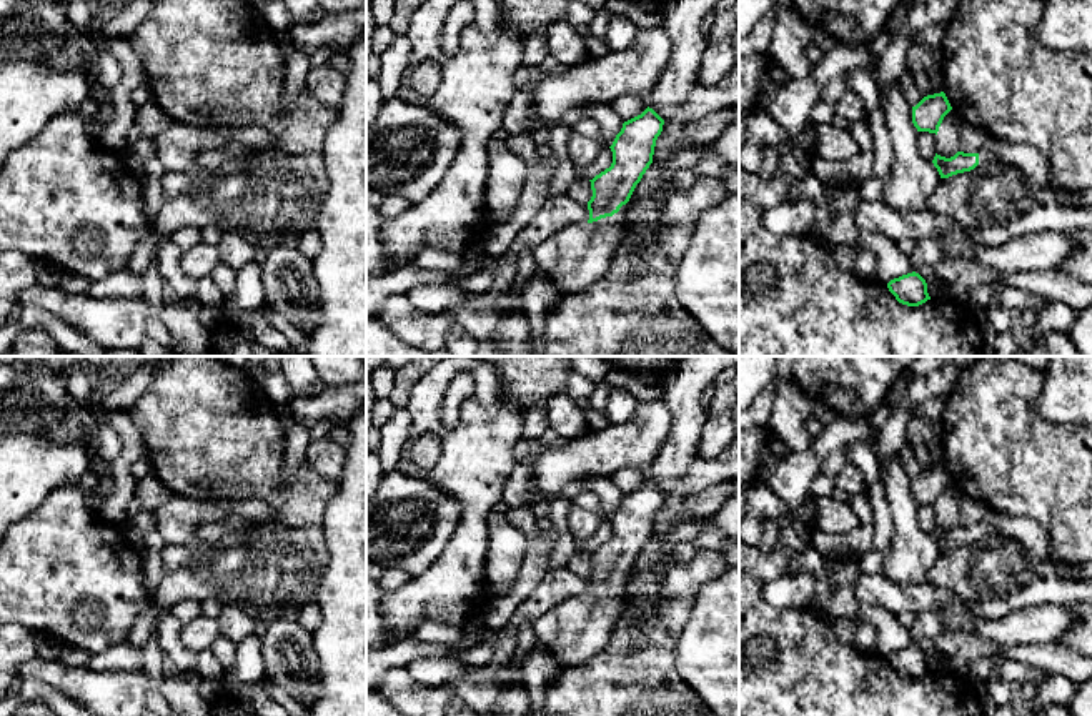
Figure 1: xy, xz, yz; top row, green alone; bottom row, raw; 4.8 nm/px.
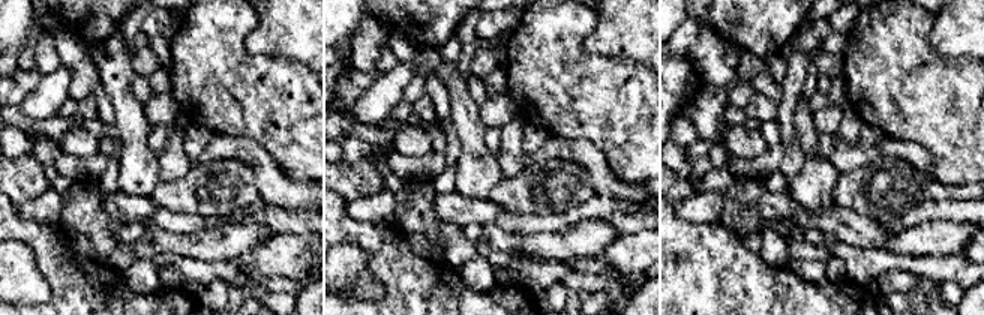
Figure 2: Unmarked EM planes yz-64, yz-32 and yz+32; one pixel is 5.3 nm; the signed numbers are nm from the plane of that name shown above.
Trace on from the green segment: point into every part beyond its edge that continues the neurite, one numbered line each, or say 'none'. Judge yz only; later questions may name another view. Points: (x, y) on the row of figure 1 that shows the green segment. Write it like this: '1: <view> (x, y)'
1: yz (1027, 159)

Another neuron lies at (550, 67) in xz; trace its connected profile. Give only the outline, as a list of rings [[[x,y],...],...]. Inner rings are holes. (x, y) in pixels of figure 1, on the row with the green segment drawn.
[[[548,55],[543,63],[531,68],[531,83],[528,87],[531,87],[548,77],[556,77],[563,72],[564,72],[564,67],[561,67],[551,55]]]

